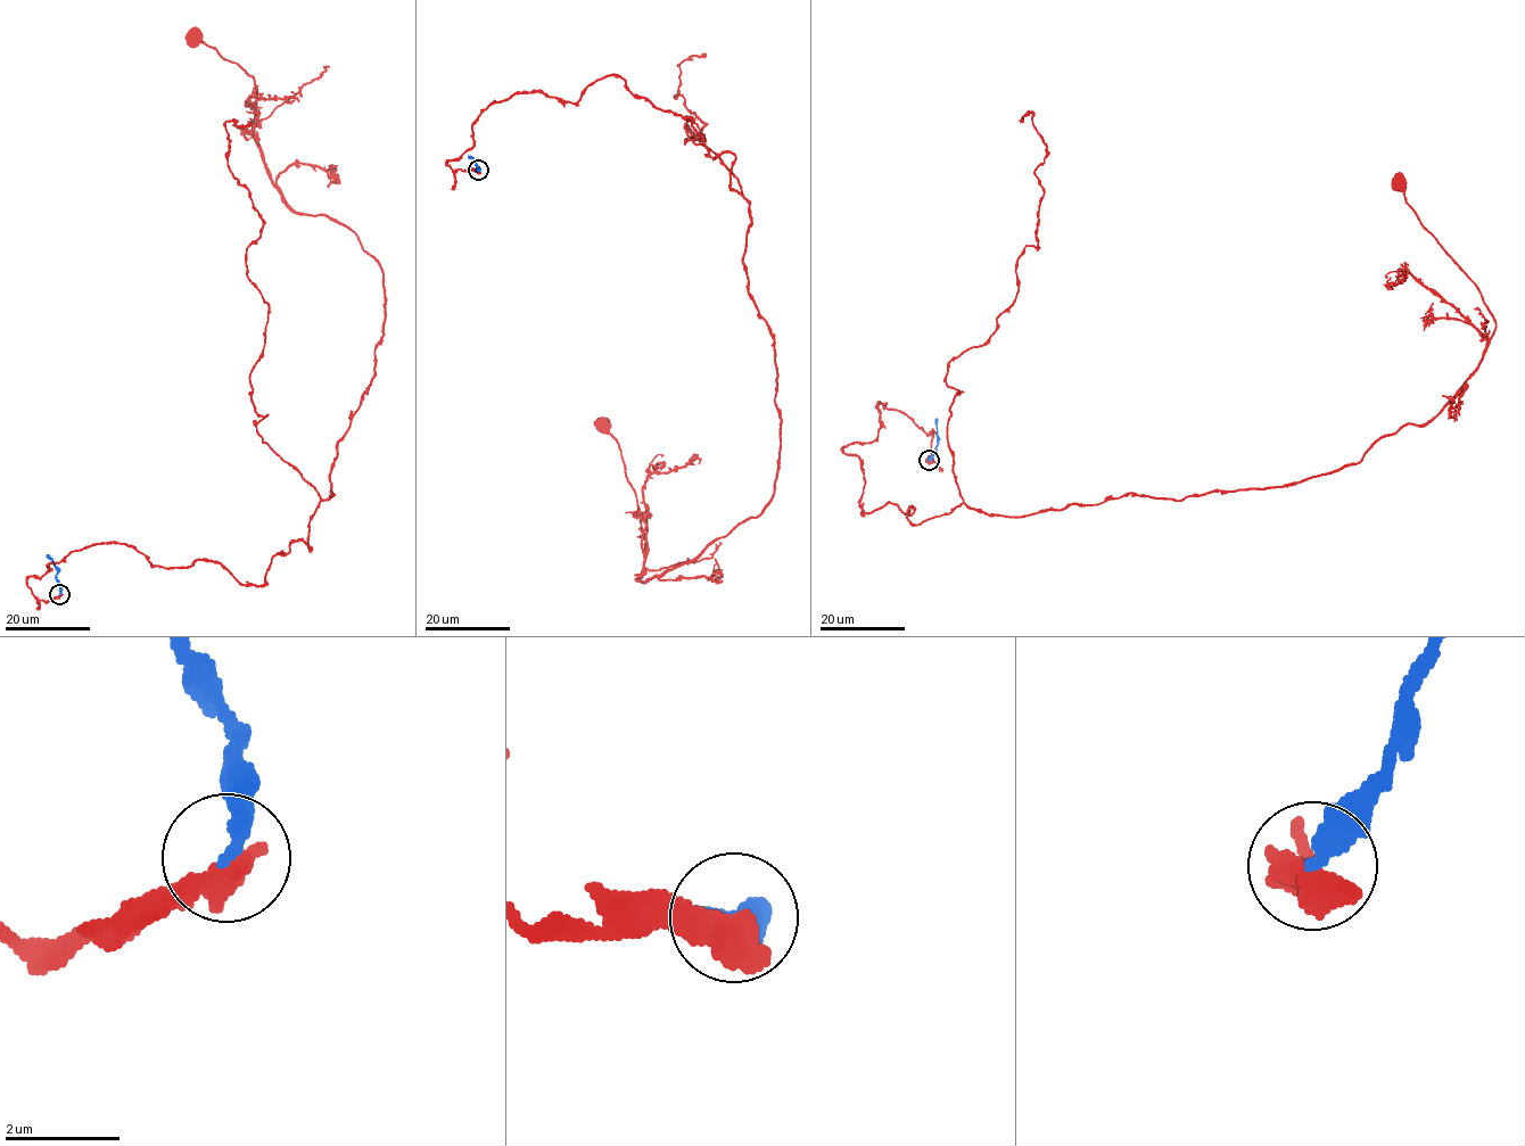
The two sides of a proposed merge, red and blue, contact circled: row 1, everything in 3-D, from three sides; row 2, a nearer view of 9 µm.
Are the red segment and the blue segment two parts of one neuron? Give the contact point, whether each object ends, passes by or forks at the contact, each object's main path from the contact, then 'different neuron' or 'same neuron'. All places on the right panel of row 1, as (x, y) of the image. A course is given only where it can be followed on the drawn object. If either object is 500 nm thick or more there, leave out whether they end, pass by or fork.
(929, 460) | red via (929, 461), (880, 402), (842, 452), (862, 513), (922, 524), (1280, 487), (1425, 423), (1495, 320), (1401, 182) | blue via (929, 461), (937, 446), (936, 418) | different neuron

